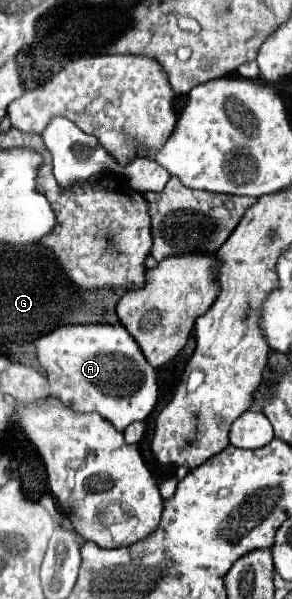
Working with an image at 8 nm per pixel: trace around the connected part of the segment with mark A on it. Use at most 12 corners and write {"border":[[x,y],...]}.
{"border":[[120,325],[34,341],[50,395],[118,431],[156,405],[156,371]]}

